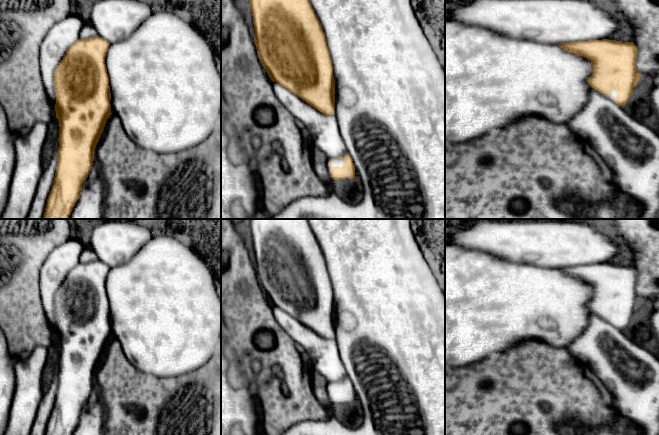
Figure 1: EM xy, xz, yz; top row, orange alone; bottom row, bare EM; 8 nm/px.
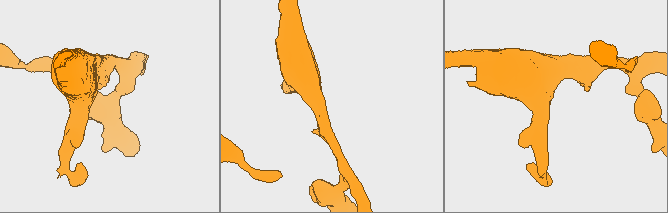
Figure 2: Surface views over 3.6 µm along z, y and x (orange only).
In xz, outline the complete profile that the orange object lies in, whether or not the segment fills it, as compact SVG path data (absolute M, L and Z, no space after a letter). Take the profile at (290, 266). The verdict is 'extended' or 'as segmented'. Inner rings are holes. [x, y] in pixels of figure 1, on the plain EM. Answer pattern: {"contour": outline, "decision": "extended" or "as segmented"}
{"contour": "M248 219L258 281L276 306L326 339L334 339L333 289L321 247L308 219Z", "decision": "as segmented"}

